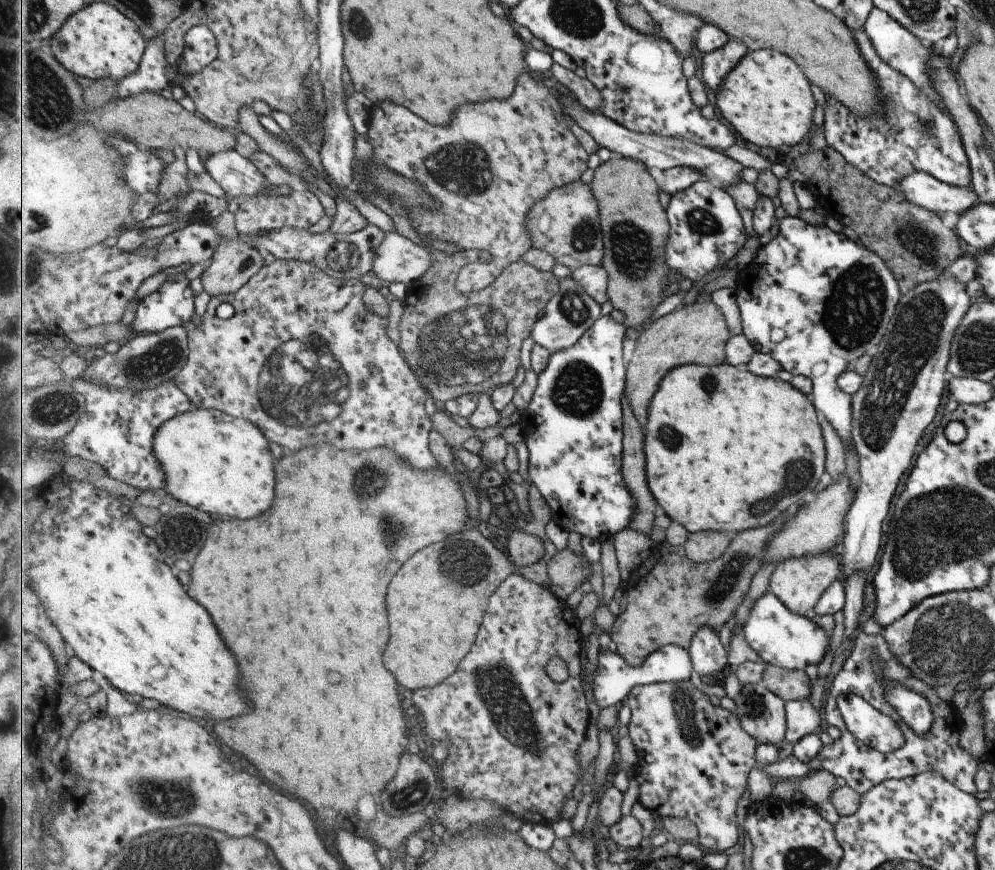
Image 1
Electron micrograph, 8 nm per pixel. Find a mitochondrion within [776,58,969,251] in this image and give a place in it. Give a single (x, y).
(928, 125)

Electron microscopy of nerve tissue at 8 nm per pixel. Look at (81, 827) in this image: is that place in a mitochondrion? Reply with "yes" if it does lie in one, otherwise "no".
no

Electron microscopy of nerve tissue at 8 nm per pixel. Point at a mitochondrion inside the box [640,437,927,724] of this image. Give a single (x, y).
(799, 472)

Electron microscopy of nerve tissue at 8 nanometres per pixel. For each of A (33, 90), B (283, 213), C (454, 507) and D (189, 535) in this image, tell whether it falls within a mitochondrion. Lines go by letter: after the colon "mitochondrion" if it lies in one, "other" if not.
A: mitochondrion
B: other
C: other
D: other

